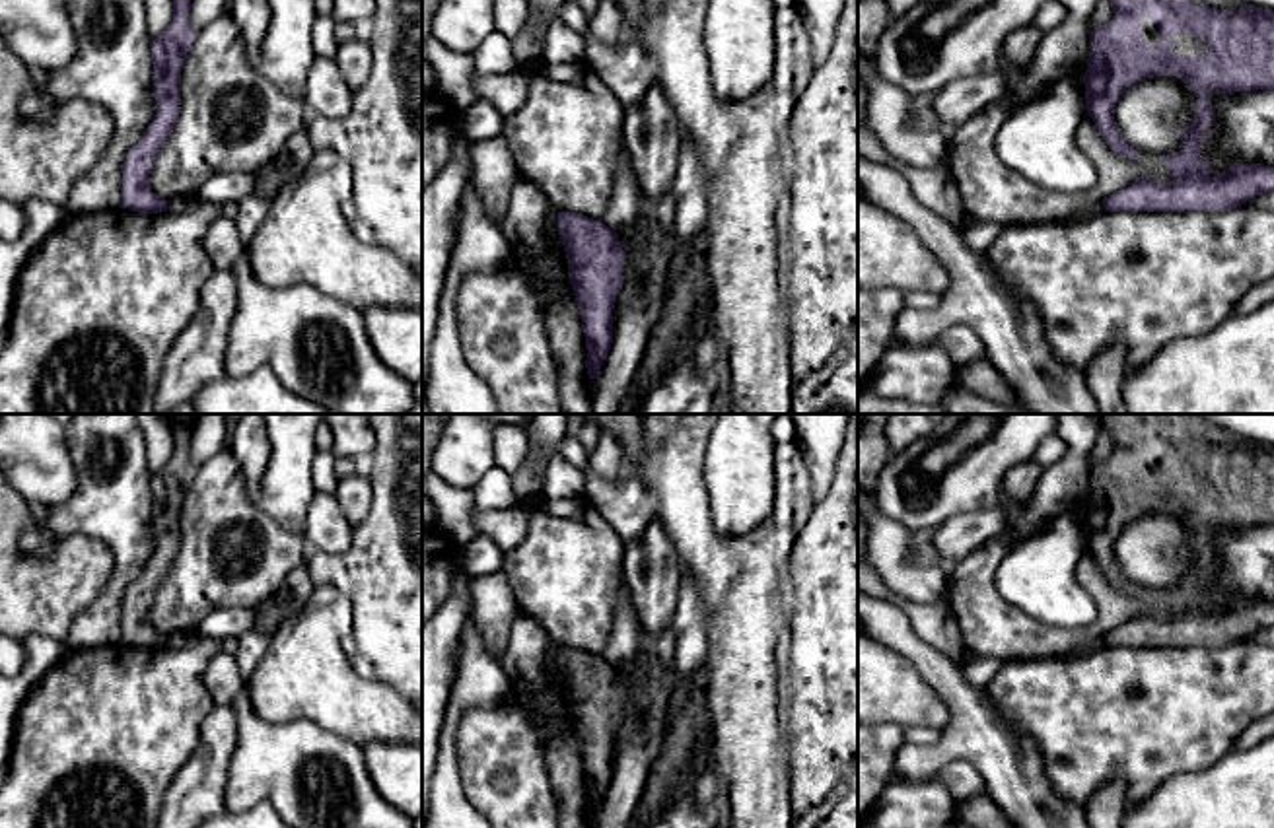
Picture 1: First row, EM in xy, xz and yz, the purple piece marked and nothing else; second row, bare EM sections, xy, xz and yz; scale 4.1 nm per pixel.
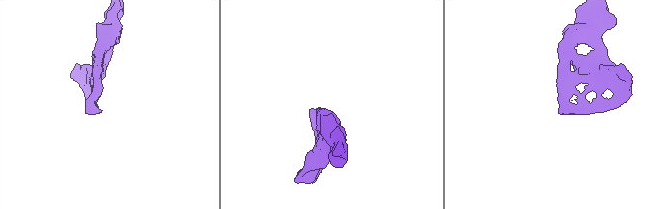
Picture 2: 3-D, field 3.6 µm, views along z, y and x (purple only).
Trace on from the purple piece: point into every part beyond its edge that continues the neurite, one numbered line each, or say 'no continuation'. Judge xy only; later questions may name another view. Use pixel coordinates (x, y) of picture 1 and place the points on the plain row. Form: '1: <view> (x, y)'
no continuation

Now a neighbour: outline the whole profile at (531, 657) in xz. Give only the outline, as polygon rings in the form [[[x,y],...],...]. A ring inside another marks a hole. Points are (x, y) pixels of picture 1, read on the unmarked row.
[[[519,614],[512,624],[502,665],[508,680],[521,696],[523,704],[541,715],[541,731],[547,741],[547,762],[550,768],[552,785],[560,799],[560,828],[585,828],[585,772],[582,764],[582,742],[564,711],[564,700],[556,680],[558,645],[537,620]]]

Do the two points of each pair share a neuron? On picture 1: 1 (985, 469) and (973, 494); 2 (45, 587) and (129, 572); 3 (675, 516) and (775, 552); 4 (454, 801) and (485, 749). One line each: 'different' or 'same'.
1: same
2: different
3: same
4: different

